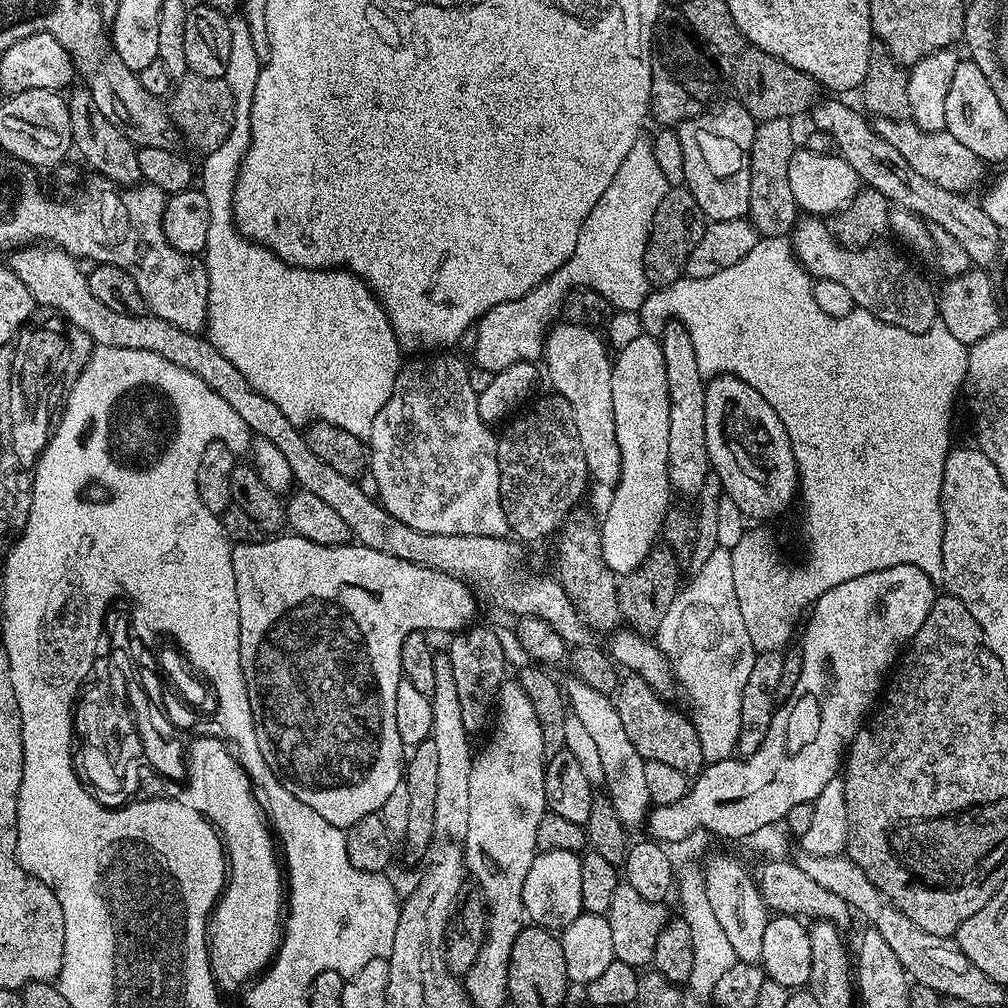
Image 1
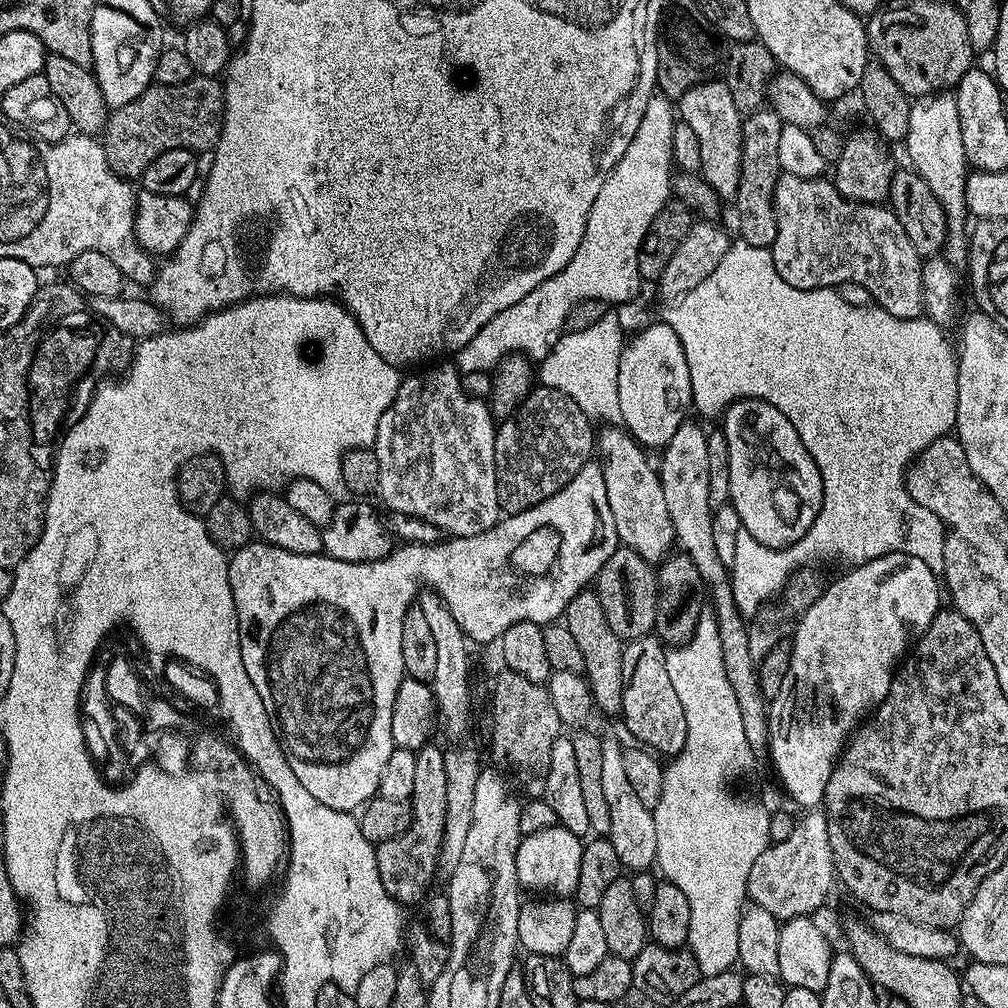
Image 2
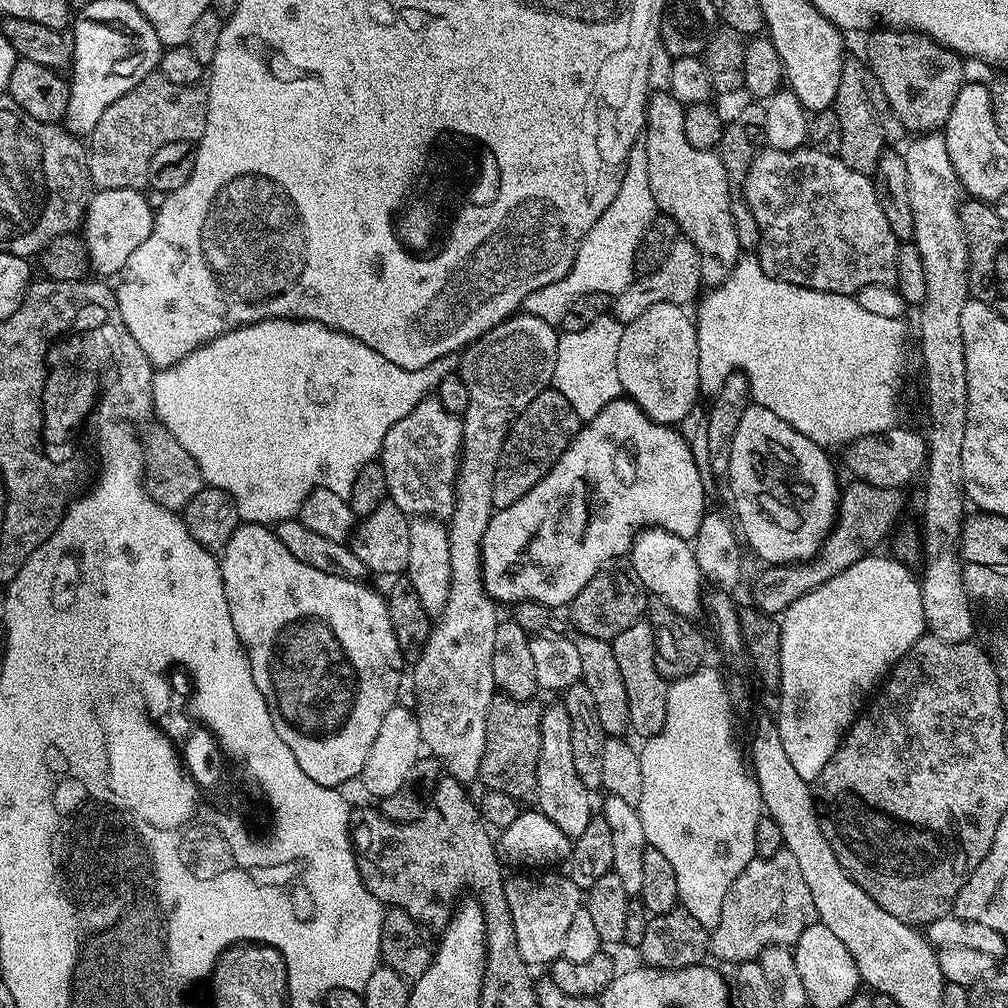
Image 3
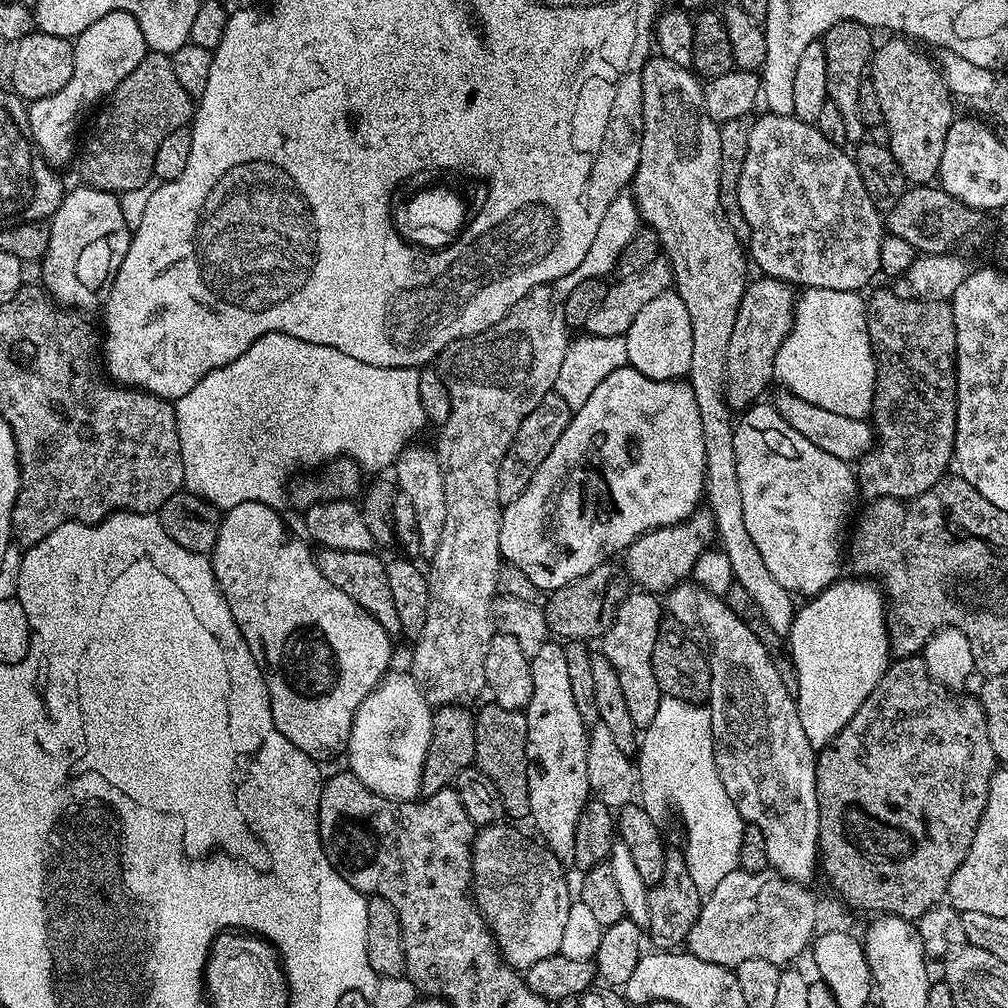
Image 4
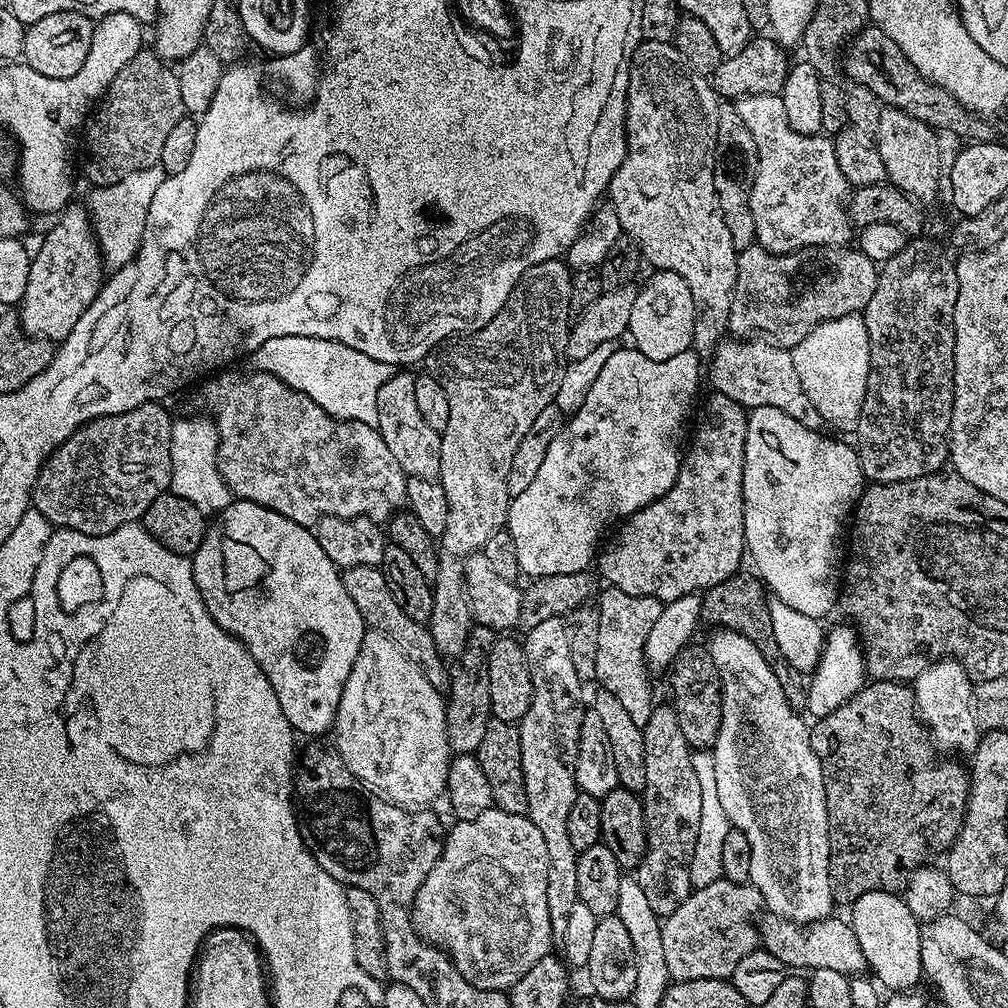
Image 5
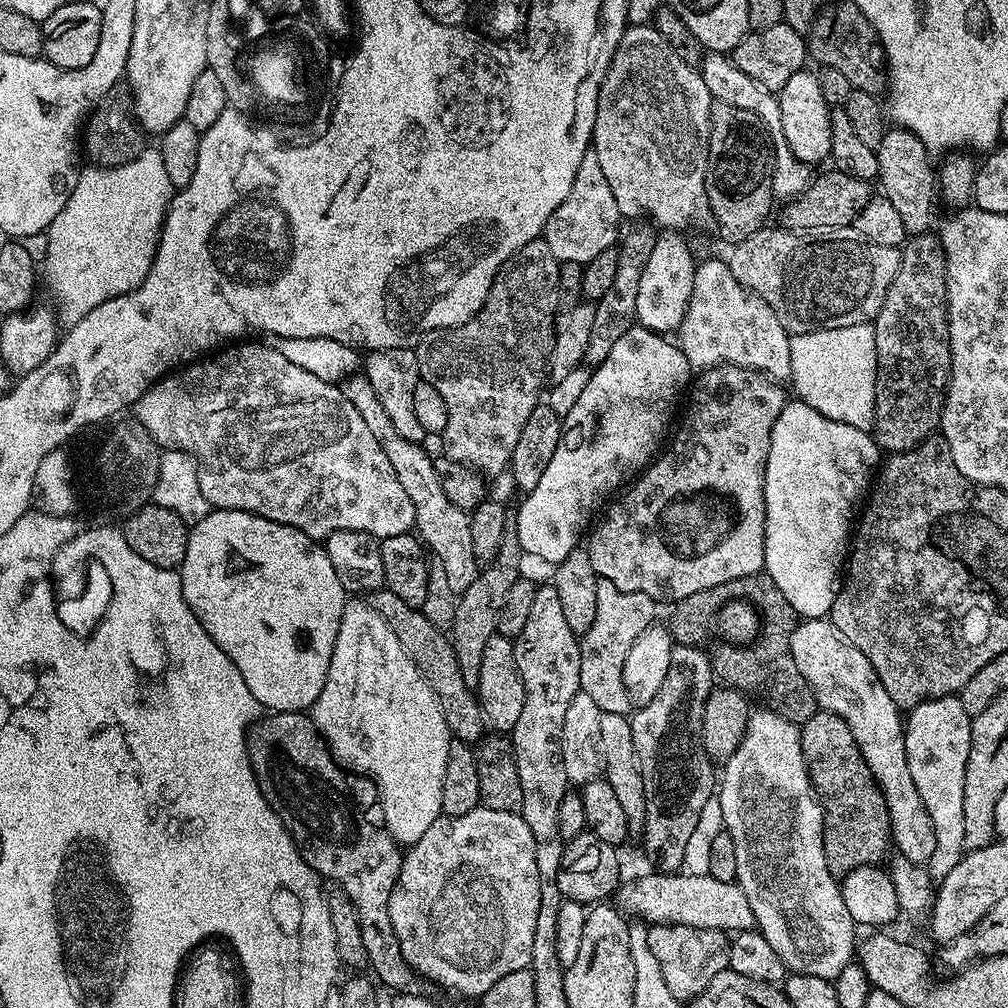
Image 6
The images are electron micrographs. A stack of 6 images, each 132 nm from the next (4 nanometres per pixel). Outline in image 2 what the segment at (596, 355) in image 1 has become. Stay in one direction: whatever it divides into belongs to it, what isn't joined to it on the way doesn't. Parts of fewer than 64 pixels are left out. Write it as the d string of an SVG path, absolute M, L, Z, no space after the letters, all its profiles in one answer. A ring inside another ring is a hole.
M620 426L605 427L604 433L599 433L598 448L604 451L602 467L606 482L606 502L610 502L610 514L614 514L614 530L618 534L620 544L634 550L643 560L656 566L665 556L673 551L676 544L674 522L670 522L670 510L666 510L666 497L662 494L662 486L657 469L647 460L645 449L636 443L632 433Z

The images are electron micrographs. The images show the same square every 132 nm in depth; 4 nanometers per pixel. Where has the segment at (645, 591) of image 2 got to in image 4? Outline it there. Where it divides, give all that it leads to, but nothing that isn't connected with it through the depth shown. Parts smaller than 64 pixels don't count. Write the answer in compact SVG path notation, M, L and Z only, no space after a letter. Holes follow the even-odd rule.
M605 562L594 570L574 578L561 588L551 589L542 605L548 623L549 633L561 641L579 640L581 642L599 641L610 630L618 614L618 606L628 596L630 581L628 573L616 562Z

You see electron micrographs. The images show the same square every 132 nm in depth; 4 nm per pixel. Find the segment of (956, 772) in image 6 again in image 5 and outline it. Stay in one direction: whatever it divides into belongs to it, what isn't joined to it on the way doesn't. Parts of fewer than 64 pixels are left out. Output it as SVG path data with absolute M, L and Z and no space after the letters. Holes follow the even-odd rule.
M937 660L929 668L922 670L922 674L914 682L914 691L916 709L920 711L920 719L924 721L933 745L944 754L975 752L982 729L976 720L974 680L967 670L957 660Z

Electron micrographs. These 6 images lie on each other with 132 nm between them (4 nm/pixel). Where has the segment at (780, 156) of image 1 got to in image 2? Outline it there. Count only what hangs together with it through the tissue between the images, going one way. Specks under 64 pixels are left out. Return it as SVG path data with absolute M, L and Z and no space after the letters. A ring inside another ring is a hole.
M764 106L743 117L742 166L734 207L740 215L740 236L749 248L771 249L778 234L778 222L774 214L774 190L782 169L778 162L778 141L784 125L771 107Z

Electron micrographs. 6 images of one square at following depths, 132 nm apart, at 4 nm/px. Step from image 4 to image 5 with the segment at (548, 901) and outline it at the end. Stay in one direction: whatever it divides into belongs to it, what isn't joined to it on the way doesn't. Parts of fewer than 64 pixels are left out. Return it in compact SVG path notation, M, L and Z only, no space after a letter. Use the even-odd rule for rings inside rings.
M495 806L488 808L486 814L478 814L478 818L456 820L453 825L453 828L449 827L447 829L443 854L438 858L438 862L434 862L434 870L430 870L430 874L426 874L426 882L422 882L422 886L414 898L412 921L416 927L416 933L420 935L421 940L428 941L435 948L443 948L448 953L448 958L454 962L458 974L462 974L462 978L466 978L466 982L470 982L475 988L494 990L495 992L511 990L514 982L518 982L518 978L522 978L522 974L526 974L526 970L530 970L530 966L534 962L538 962L542 955L542 949L540 949L540 924L542 928L542 845L538 834L538 826L534 826L534 822L528 819L527 816L506 814L501 808Z

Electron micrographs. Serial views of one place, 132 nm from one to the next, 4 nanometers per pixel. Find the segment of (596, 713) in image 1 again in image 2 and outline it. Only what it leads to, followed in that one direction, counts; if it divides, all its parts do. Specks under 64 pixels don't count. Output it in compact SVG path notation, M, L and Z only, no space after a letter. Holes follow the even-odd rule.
M605 739L602 743L602 786L606 803L610 809L610 830L607 839L614 846L620 859L621 869L629 873L647 872L655 865L658 854L658 833L654 830L652 809L638 798L626 774L624 761L625 749L619 748L612 740Z

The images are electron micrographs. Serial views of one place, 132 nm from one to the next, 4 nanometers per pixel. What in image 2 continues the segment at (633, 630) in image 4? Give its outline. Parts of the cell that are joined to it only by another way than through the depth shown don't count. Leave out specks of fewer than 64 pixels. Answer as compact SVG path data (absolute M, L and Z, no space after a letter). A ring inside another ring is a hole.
M649 634L625 643L622 682L622 721L625 730L636 739L633 741L661 757L677 756L686 746L686 710L682 710L674 682L670 682L670 674L666 671L666 648L659 636Z

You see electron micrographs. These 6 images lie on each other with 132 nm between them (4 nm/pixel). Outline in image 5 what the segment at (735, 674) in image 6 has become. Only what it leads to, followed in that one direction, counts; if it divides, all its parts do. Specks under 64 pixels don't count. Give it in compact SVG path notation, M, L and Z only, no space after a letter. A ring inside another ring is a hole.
M737 574L726 578L718 586L709 588L703 593L700 602L700 614L705 621L716 624L717 629L729 628L732 632L750 638L758 646L758 650L768 659L770 666L776 671L778 682L782 682L782 690L790 702L790 706L797 710L807 709L809 681L805 673L790 666L786 658L778 650L778 642L774 642L774 626L770 626L770 610L768 609L769 593L766 591L764 581L755 574Z

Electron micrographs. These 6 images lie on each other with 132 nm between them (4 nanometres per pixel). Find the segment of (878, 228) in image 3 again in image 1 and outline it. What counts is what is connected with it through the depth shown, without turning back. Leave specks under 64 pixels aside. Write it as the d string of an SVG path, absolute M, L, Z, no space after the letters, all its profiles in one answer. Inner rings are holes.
M813 214L797 219L790 239L792 251L809 277L842 283L850 290L855 307L869 312L873 319L913 335L924 335L926 330L935 327L939 313L935 289L932 290L929 282L894 247L877 242L866 248L845 248L837 244L831 227Z

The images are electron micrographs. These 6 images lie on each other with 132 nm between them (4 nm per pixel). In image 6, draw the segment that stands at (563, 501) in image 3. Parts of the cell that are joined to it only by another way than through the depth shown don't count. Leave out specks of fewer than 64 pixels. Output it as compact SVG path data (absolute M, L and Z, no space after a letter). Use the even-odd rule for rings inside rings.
M633 326L626 330L626 334L622 334L622 338L618 338L618 342L614 342L614 350L606 354L604 361L591 369L591 376L586 388L579 395L578 402L563 417L558 450L550 454L550 462L546 470L542 470L542 479L538 481L538 486L534 486L534 490L523 497L524 501L516 512L514 527L521 553L528 555L529 552L530 555L545 560L549 566L563 562L571 552L577 551L579 544L576 543L579 542L580 535L581 540L585 535L584 523L597 515L596 507L600 503L603 505L616 487L619 489L625 482L643 473L652 463L665 439L664 431L668 428L672 407L679 402L680 395L682 400L694 376L694 369L679 343L672 341L671 344L668 340L671 339L667 335Z

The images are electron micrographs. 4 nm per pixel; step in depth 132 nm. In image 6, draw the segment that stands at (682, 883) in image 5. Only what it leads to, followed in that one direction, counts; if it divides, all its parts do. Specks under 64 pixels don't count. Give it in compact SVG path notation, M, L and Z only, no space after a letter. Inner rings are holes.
M696 646L677 647L672 653L674 667L666 674L666 678L662 678L658 694L654 694L650 702L639 705L630 716L634 754L638 754L642 786L646 790L646 822L642 833L644 852L648 855L649 862L656 867L653 869L664 874L676 874L683 869L686 846L694 825L698 822L698 814L702 814L702 806L713 799L714 789L718 784L717 773L712 773L714 761L706 754L700 737L706 698L714 687L714 673L711 659L707 655L703 656L698 649Z

